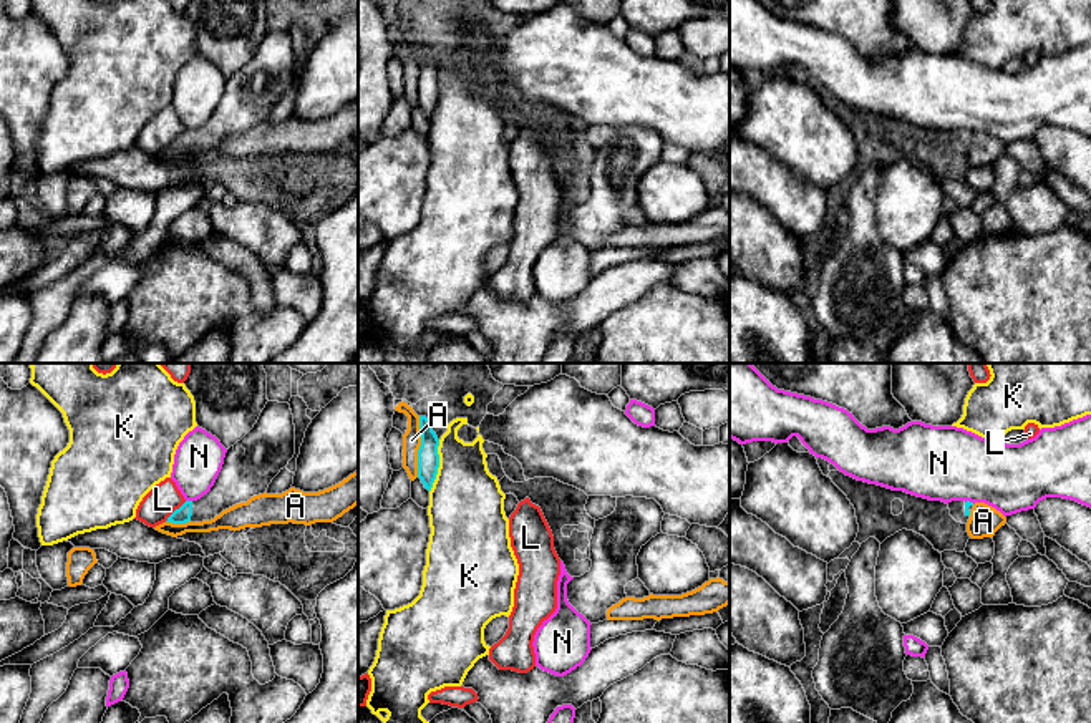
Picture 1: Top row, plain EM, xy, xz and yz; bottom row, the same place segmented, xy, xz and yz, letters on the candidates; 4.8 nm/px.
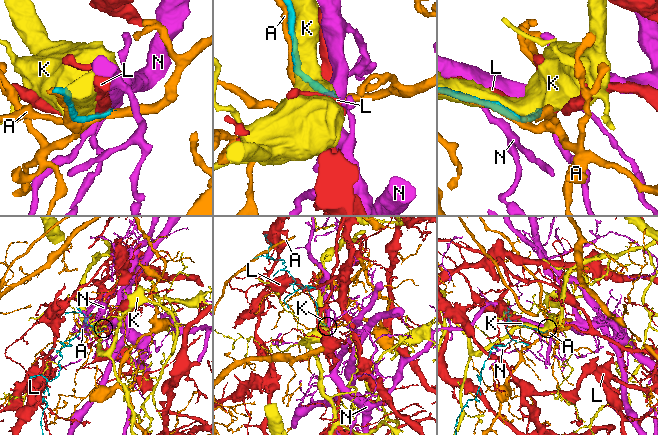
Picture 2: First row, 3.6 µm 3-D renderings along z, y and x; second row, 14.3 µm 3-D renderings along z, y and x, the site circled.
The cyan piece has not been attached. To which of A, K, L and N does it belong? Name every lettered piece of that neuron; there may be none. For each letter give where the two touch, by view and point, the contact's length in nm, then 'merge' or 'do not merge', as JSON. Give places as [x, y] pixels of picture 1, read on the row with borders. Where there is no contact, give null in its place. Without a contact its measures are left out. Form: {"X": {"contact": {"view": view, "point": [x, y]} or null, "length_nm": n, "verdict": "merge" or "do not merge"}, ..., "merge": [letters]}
{"A": {"contact": {"view": "xz", "point": [420, 446]}, "length_nm": 300, "verdict": "do not merge"}, "K": {"contact": {"view": "xz", "point": [438, 466]}, "length_nm": 260, "verdict": "do not merge"}, "L": {"contact": {"view": "xy", "point": [174, 511]}, "length_nm": 150, "verdict": "do not merge"}, "N": {"contact": {"view": "xy", "point": [189, 501]}, "length_nm": 30, "verdict": "do not merge"}, "merge": []}

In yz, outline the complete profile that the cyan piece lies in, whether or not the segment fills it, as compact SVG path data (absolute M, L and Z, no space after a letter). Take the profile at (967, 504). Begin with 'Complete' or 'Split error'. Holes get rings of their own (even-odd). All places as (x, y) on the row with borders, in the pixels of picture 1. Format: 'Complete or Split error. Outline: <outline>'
Split error. Outline: M952 501L948 502L950 516L962 524L967 524L970 519L970 512L973 509L973 502L970 501Z

